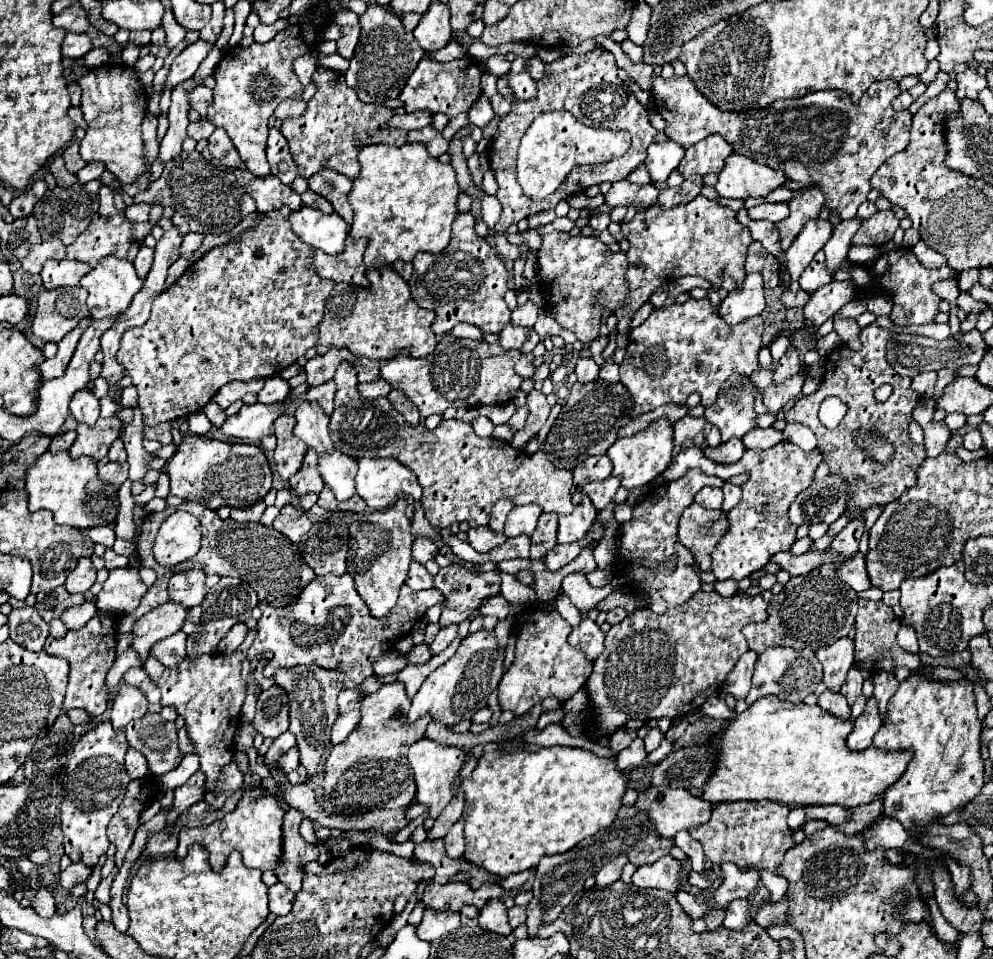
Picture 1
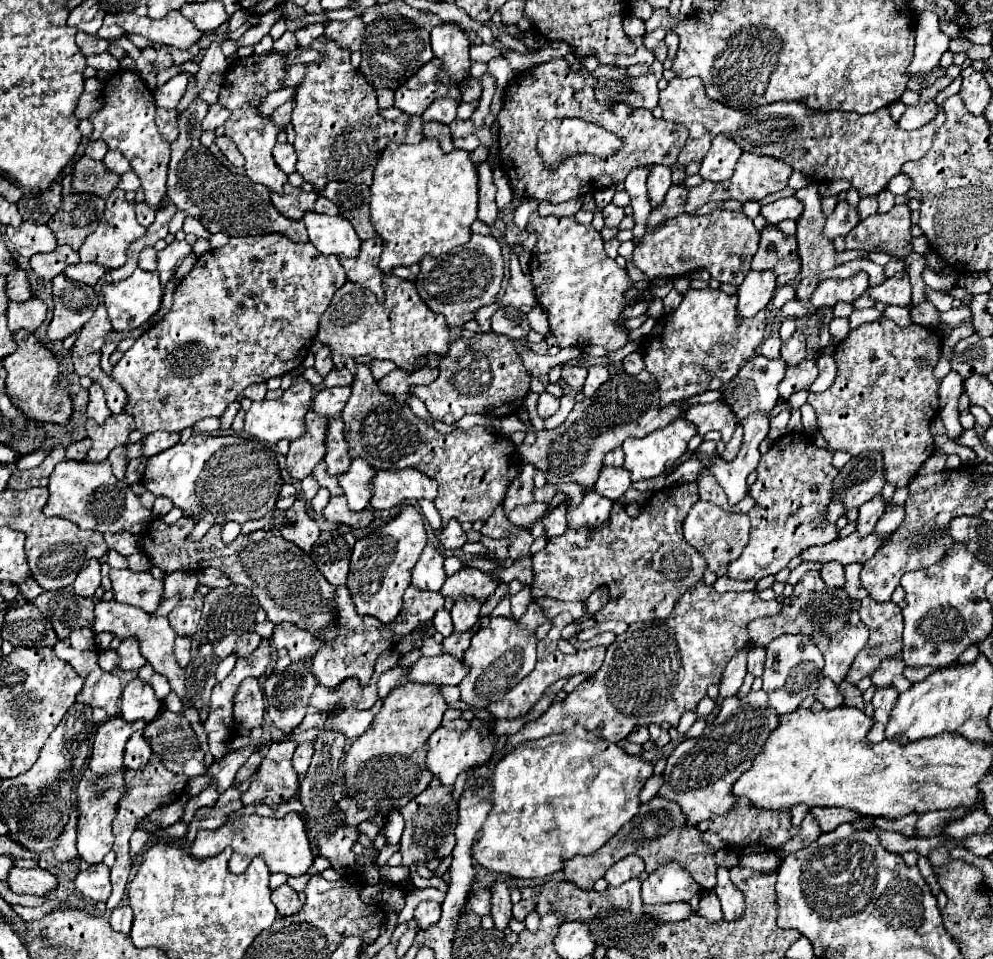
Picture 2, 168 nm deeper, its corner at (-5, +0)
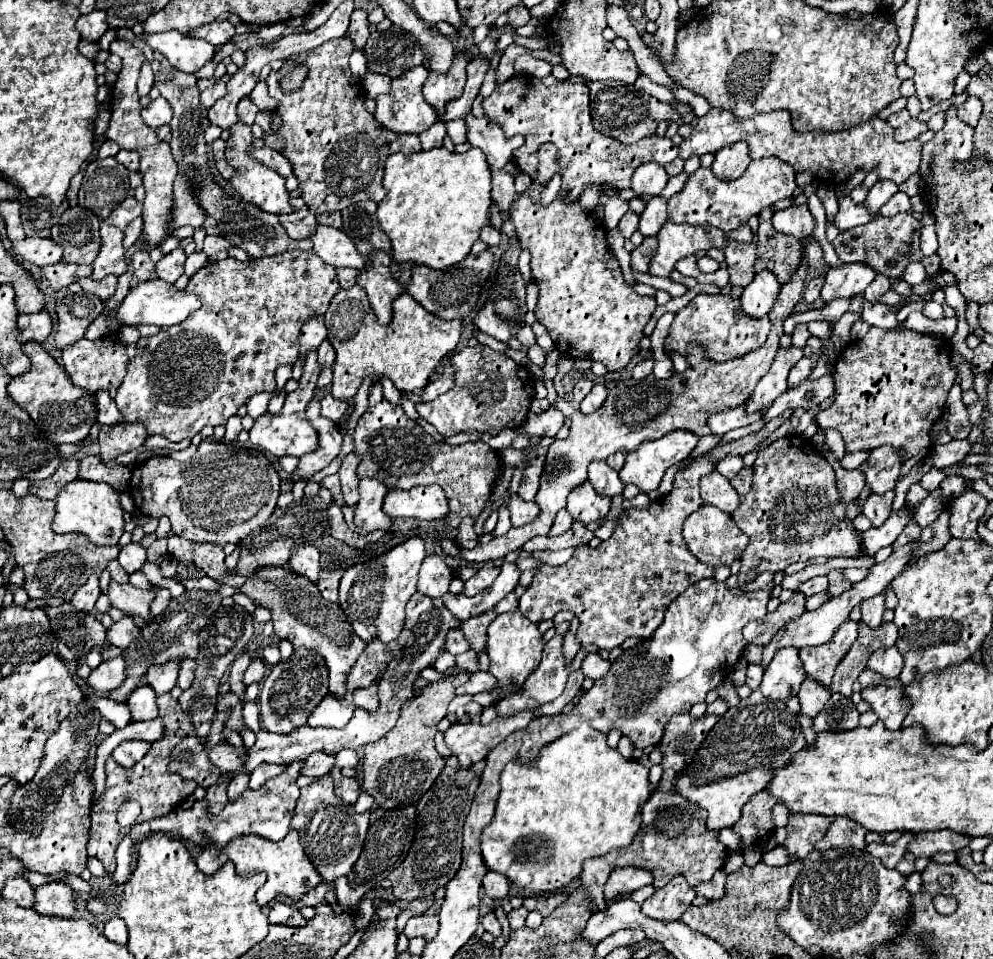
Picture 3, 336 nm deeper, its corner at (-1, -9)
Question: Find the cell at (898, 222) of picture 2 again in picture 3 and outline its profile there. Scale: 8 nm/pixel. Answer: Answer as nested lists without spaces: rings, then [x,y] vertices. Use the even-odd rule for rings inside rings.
[[[907,212],[897,214],[893,218],[875,216],[865,226],[841,232],[833,242],[833,248],[843,262],[863,262],[879,274],[885,274],[889,278],[901,278],[911,262],[919,262],[923,258],[919,250],[919,232],[921,232],[921,222]]]

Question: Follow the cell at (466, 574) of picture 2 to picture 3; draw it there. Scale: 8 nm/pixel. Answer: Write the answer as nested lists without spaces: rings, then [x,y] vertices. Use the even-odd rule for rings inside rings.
[[[485,564],[483,568],[479,568],[479,572],[477,572],[473,578],[469,578],[469,580],[465,582],[463,594],[465,594],[465,596],[475,596],[475,594],[487,590],[487,588],[493,584],[493,580],[497,578],[497,574],[499,574],[499,568],[497,568],[497,566]]]

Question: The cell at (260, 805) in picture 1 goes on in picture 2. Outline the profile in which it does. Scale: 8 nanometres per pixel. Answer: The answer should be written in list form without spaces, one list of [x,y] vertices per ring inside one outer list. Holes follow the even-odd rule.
[[[289,813],[283,819],[243,815],[243,817],[237,817],[235,821],[227,821],[225,825],[221,825],[215,831],[201,829],[191,845],[191,855],[199,857],[199,859],[213,857],[213,855],[219,855],[227,845],[231,845],[235,849],[235,853],[229,861],[229,869],[233,873],[243,873],[249,867],[249,863],[253,861],[253,857],[261,855],[265,859],[269,873],[285,873],[289,877],[299,877],[299,875],[307,873],[307,869],[313,865],[313,859],[315,859],[315,855],[311,855],[307,831],[305,831],[305,825],[303,825],[299,813]]]

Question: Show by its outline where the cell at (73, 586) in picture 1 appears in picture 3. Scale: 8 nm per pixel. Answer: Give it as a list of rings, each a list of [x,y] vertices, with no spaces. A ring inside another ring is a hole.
[[[91,576],[71,598],[71,604],[83,612],[91,612],[95,606],[95,600],[99,596],[99,576]]]

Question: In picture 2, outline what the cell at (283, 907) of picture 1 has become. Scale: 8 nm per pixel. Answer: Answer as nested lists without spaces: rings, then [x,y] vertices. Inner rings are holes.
[[[287,883],[271,893],[271,901],[277,907],[277,913],[283,915],[283,917],[285,915],[295,915],[295,913],[301,911],[301,901],[299,901],[297,893]]]

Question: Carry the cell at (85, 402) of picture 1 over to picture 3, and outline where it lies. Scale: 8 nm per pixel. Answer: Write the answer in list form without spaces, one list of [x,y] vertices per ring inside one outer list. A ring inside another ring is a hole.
[[[107,392],[95,394],[95,408],[97,408],[97,422],[99,424],[119,424],[123,422],[123,416],[117,412],[115,402],[109,398]]]

